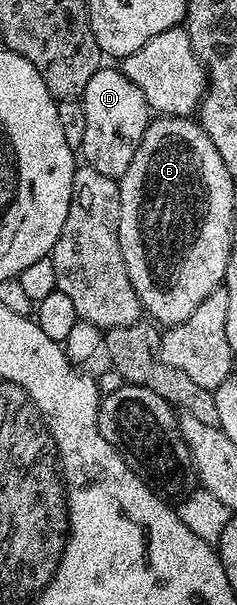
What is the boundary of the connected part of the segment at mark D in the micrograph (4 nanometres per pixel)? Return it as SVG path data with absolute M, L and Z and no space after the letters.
M101 67L86 83L82 100L86 111L86 135L82 135L80 144L83 160L94 171L118 179L130 167L130 159L134 159L148 126L150 110L146 99L119 68Z

